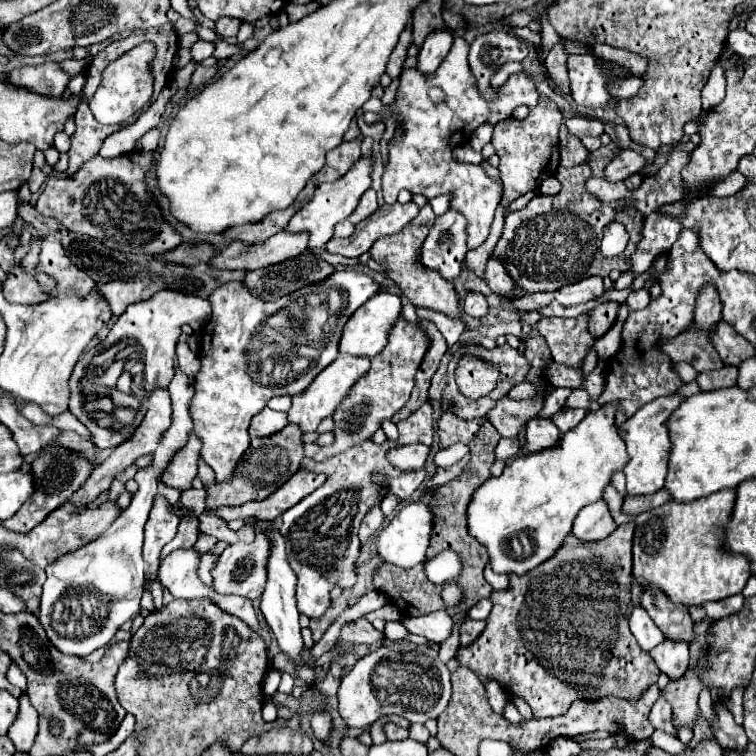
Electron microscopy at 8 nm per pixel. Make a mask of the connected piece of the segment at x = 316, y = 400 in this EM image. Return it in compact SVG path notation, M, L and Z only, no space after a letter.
M339 355L327 369L323 369L323 373L319 373L315 377L315 381L309 385L309 389L303 395L293 395L293 407L289 409L289 423L297 423L301 427L303 433L309 431L317 431L319 423L331 415L331 411L335 411L335 407L339 407L339 399L347 397L347 391L355 385L355 379L361 379L363 375L367 375L371 367L371 357L355 357L355 355Z

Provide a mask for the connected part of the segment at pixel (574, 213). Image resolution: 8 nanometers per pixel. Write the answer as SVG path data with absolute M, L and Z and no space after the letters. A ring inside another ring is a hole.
M587 163L571 167L571 169L559 167L557 171L561 171L561 185L563 185L561 191L557 195L535 195L521 211L509 213L505 217L503 235L493 251L493 255L507 267L507 273L511 275L511 279L515 279L515 285L519 289L523 289L525 293L557 291L559 287L565 287L569 283L577 283L577 281L591 277L591 275L607 277L613 269L625 271L625 267L627 267L625 257L635 251L635 245L639 241L639 229L643 227L643 217L637 215L633 205L629 205L629 203L603 203L585 191L583 185L591 177L591 169ZM609 221L621 221L631 233L631 239L629 239L625 253L621 257L613 257L613 259L605 259L599 251L601 237L603 237L601 231Z

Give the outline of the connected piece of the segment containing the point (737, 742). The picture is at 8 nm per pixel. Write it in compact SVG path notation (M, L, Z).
M723 705L715 707L715 711L717 711L719 719L715 725L711 725L711 729L713 729L713 735L715 735L717 743L721 745L721 749L723 751L745 751L749 739L747 739L743 727L735 723L731 711L727 711L727 707L723 707Z

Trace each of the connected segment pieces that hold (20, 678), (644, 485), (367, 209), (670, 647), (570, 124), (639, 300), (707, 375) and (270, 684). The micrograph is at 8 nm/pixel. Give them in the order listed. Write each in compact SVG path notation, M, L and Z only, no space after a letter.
M13 663L11 669L7 671L7 679L9 679L11 685L19 685L21 691L27 691L27 679L25 679L25 675L21 673L21 669L19 669L15 663Z
M667 395L659 397L645 407L641 407L633 417L629 417L621 427L619 435L627 445L627 453L631 461L625 465L623 473L627 477L627 493L629 495L649 495L663 487L667 477L667 455L671 453L671 441L667 431L667 419L671 417L671 411L679 407L679 403L687 399L683 395Z
M367 189L367 191L363 193L363 197L361 197L361 201L359 201L359 205L357 205L357 209L349 215L349 221L351 221L353 225L357 225L357 223L363 221L365 217L369 217L377 207L379 207L379 205L377 205L375 191L373 191L373 189Z
M663 639L659 647L651 649L651 657L655 659L657 667L667 673L671 679L685 675L689 667L689 645L687 643L671 643L671 639Z
M569 117L567 119L567 129L571 135L575 137L585 137L585 135L593 135L599 137L603 133L603 123L601 121L591 121L591 119L583 119L583 117Z
M639 289L639 291L633 291L633 293L627 297L625 305L629 307L629 311L637 311L637 309L647 307L649 301L651 301L651 299L649 299L649 291L647 291L647 289Z
M723 365L721 369L699 373L697 383L699 383L701 391L715 391L715 389L723 389L723 387L737 385L737 375L739 375L737 367Z
M269 669L267 671L267 677L265 677L265 683L263 683L263 693L267 695L267 697L271 697L275 691L277 691L277 687L279 687L279 683L281 683L281 671L279 669Z

